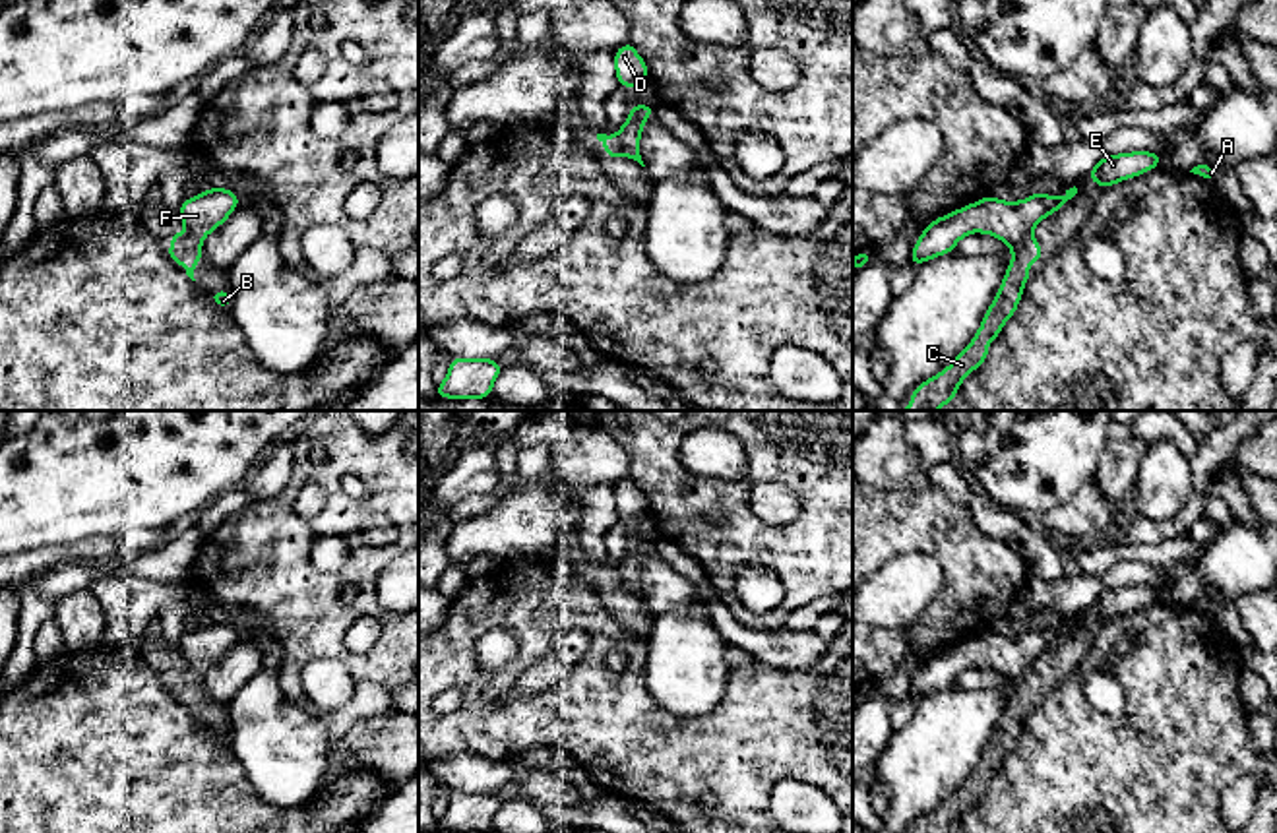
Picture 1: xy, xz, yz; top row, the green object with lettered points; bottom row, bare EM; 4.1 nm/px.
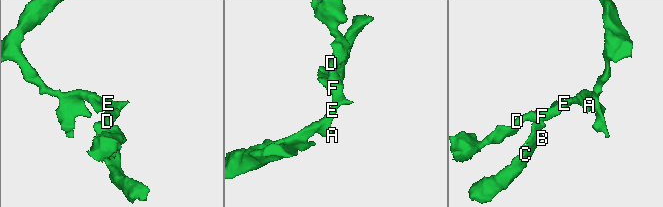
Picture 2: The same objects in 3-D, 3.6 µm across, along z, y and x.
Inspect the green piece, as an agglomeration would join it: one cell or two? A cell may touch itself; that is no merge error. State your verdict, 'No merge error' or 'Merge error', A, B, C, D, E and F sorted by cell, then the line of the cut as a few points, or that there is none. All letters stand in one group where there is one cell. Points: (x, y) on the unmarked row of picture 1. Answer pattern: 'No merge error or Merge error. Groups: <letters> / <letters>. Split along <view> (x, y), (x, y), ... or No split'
Merge error. Groups: A D E F / B C. Split along yz (1029, 667), (1012, 680)

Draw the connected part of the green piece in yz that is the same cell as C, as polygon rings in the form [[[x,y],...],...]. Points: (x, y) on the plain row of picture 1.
[[[1029,668],[1012,680],[1012,697],[1004,715],[982,750],[982,757],[973,775],[955,790],[951,800],[926,816],[920,816],[911,833],[953,833],[961,816],[979,802],[988,788],[988,775],[996,773],[1004,757],[1015,748],[1025,717],[1029,715],[1029,699],[1043,694],[1043,680]]]

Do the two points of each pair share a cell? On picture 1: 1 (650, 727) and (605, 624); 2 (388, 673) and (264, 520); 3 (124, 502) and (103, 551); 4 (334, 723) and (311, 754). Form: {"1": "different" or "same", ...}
{"1": "same", "2": "same", "3": "different", "4": "different"}

